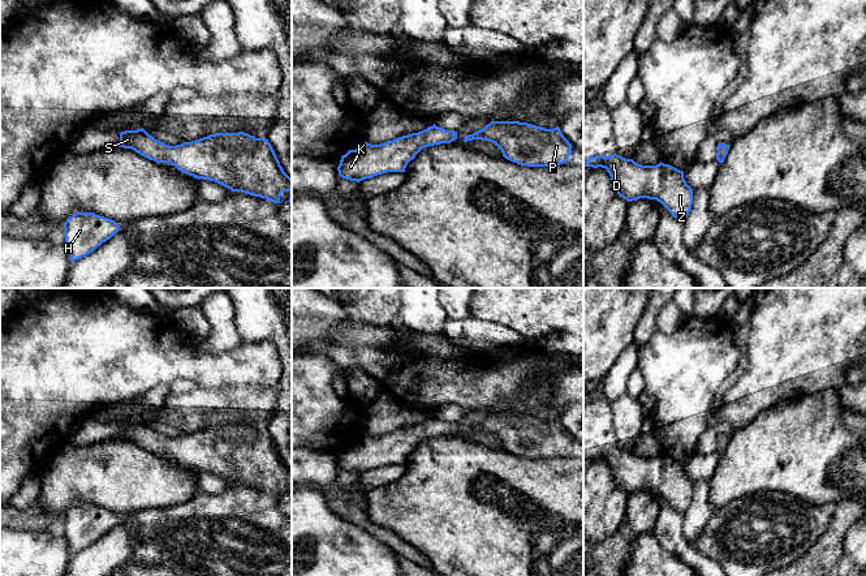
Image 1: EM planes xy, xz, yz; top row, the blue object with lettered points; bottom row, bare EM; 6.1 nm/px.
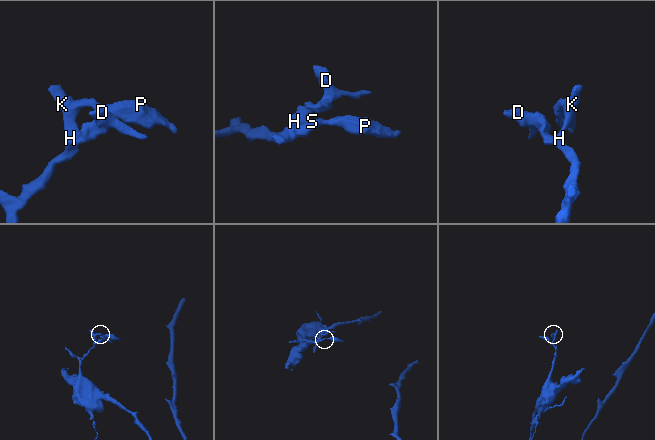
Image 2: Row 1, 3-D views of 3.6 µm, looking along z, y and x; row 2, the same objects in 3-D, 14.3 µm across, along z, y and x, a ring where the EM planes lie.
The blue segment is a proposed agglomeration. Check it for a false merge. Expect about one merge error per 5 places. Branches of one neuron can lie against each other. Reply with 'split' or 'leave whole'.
leave whole

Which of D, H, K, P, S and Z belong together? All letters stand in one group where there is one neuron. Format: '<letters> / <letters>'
D H K P S Z

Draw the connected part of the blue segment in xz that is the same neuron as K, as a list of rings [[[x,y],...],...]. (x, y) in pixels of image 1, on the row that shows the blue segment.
[[[428,126],[427,129],[387,141],[380,145],[365,142],[341,156],[339,176],[350,181],[362,181],[387,172],[405,172],[410,160],[425,147],[451,143],[457,132]]]

